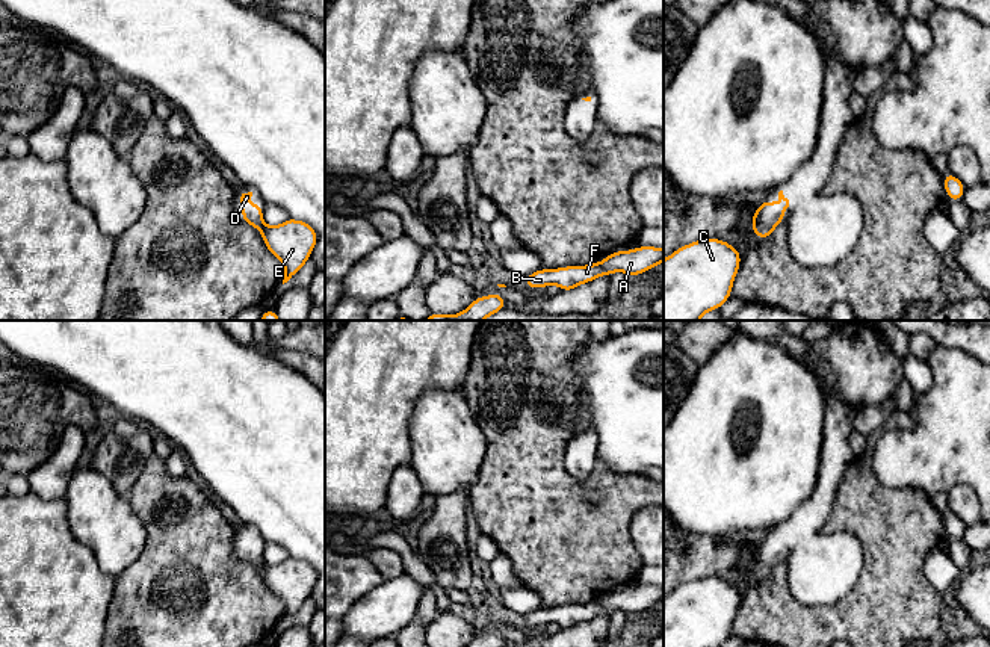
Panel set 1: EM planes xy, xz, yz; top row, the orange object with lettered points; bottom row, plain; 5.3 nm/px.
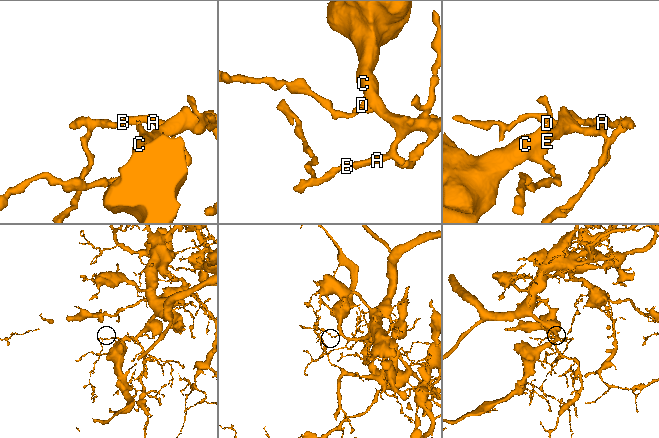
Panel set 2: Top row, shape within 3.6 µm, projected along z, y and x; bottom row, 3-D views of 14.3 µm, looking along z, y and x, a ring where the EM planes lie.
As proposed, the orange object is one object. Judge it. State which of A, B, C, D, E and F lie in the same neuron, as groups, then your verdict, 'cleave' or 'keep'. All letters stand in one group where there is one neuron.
A B C D E F | keep

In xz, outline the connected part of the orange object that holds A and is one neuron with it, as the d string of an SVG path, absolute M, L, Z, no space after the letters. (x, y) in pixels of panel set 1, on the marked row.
M638 246L633 251L617 251L609 254L602 263L588 266L567 266L559 269L540 269L524 277L524 284L532 290L558 284L562 292L589 283L605 274L612 275L623 271L626 275L641 275L664 262L664 249L654 246Z

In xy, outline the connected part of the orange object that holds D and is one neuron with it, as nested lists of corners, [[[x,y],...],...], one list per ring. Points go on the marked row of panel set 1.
[[[252,192],[242,193],[240,210],[246,224],[255,227],[266,243],[269,252],[284,263],[284,280],[287,283],[296,275],[317,243],[317,233],[307,222],[289,218],[278,227],[268,227],[263,222],[263,206],[251,204]]]

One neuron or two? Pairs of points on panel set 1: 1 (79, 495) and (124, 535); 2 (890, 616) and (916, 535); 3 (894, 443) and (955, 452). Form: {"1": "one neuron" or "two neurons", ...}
{"1": "one neuron", "2": "one neuron", "3": "one neuron"}

